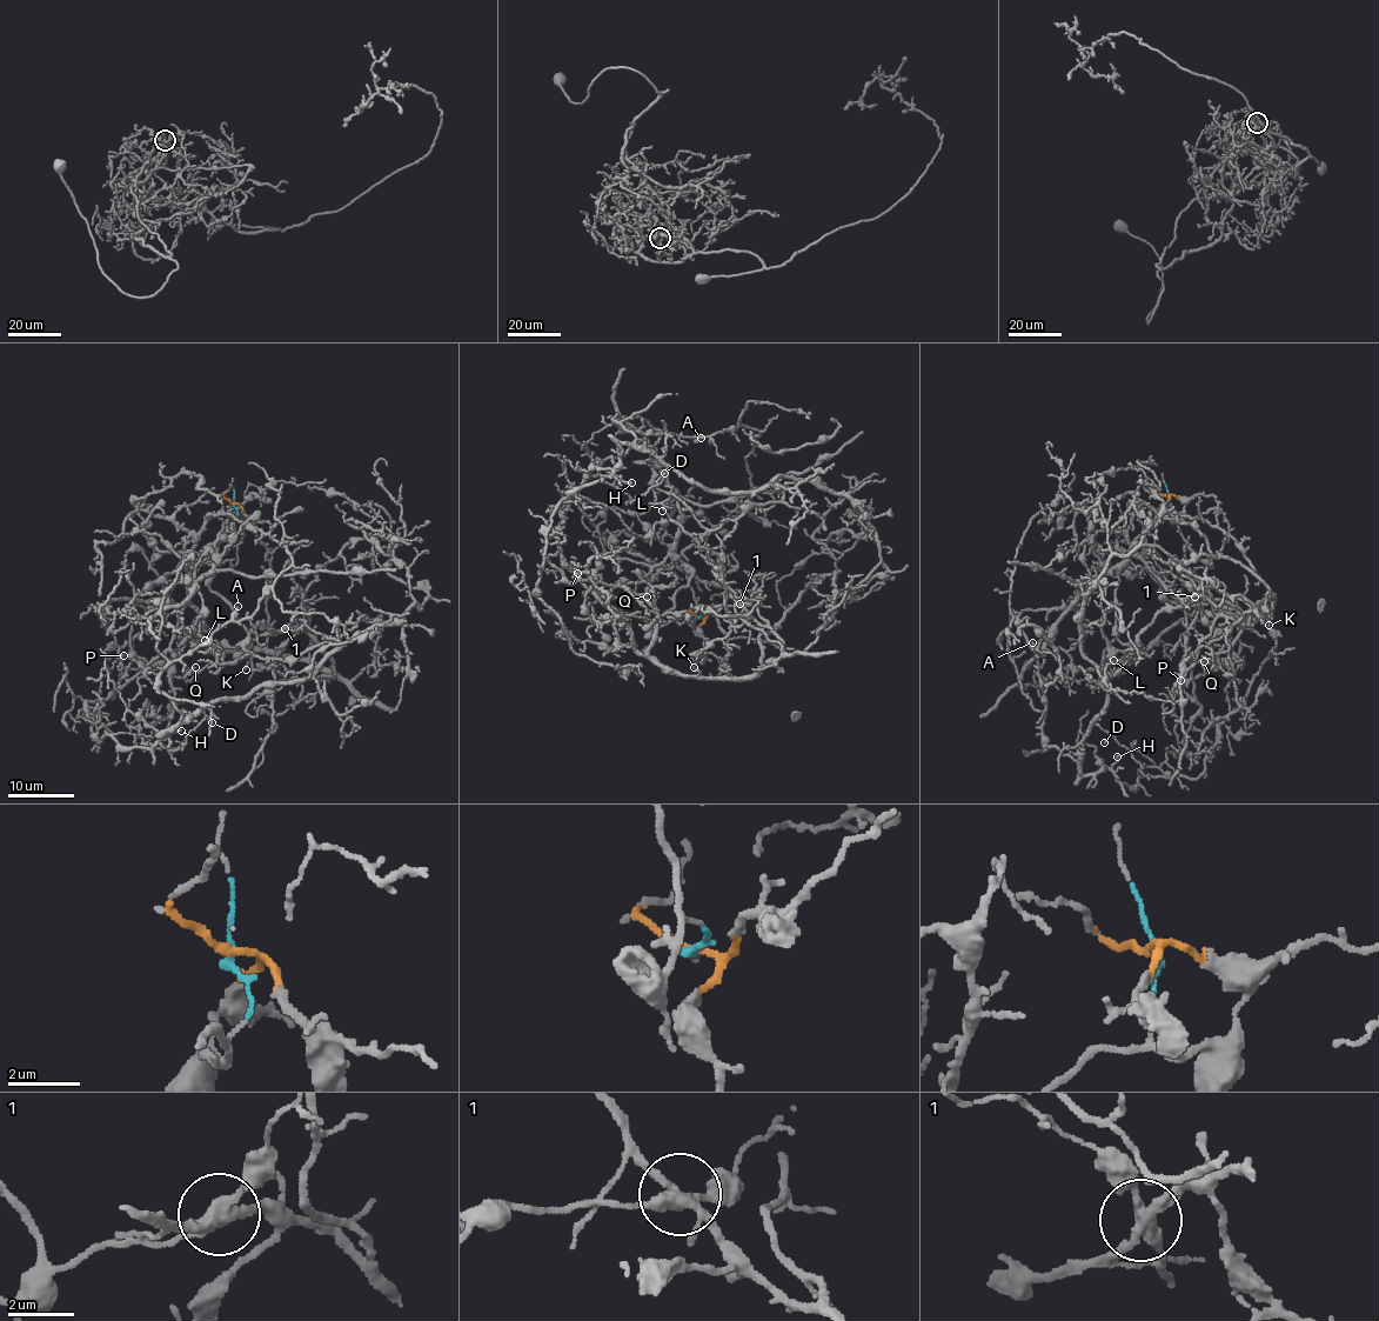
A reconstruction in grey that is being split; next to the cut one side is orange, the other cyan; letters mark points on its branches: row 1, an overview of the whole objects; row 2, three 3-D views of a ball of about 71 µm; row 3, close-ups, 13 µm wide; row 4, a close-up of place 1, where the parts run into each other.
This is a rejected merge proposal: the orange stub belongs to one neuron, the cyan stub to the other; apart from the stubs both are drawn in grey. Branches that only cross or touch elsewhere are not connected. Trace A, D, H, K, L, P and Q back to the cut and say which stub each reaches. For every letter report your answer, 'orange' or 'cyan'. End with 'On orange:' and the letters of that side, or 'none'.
A: cyan
D: cyan
H: cyan
K: orange
L: orange
P: orange
Q: orange
On orange: K, L, P, Q

